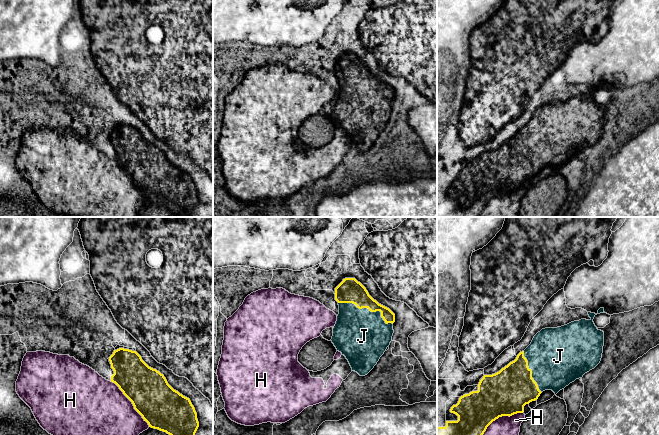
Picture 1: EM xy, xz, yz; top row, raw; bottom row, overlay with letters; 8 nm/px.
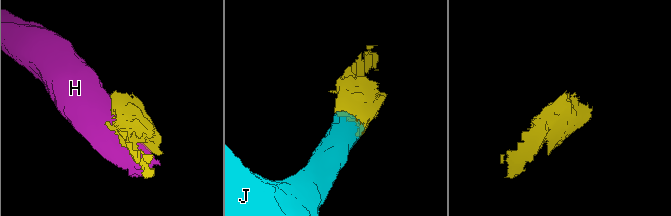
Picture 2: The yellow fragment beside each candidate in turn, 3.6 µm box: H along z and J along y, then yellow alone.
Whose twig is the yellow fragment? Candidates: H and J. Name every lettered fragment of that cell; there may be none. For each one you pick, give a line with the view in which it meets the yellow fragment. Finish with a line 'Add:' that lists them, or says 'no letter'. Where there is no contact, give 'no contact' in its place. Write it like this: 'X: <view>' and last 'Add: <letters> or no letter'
J: xz
Add: J

